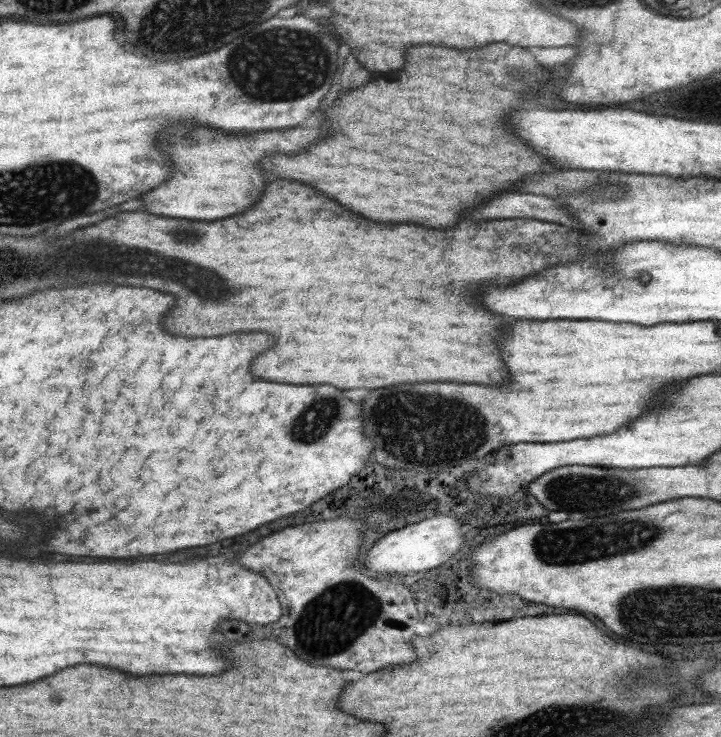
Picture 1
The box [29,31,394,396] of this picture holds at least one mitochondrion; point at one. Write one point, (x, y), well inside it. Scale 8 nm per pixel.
(183, 239)

